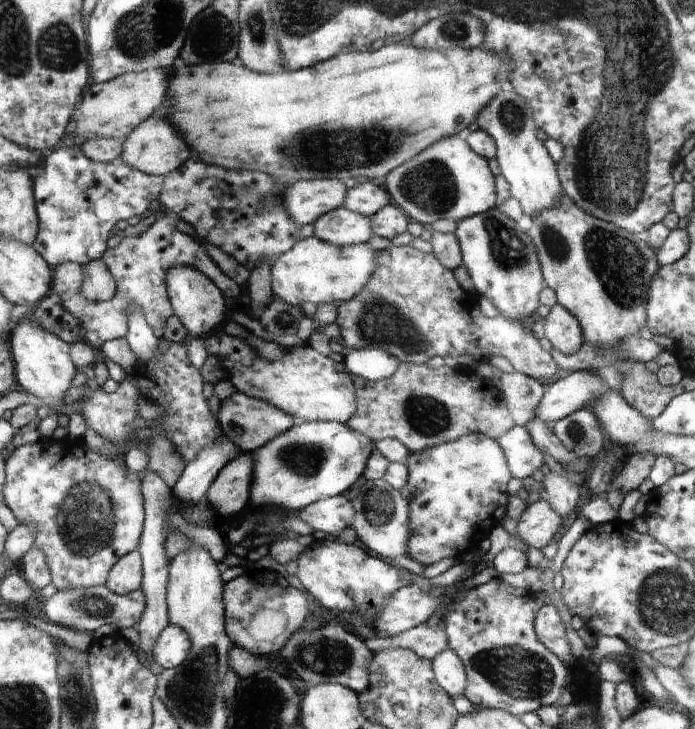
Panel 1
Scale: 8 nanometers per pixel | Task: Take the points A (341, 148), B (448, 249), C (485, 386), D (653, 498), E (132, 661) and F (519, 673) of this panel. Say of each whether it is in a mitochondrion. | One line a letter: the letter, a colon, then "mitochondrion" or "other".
A: mitochondrion
B: other
C: other
D: other
E: other
F: mitochondrion

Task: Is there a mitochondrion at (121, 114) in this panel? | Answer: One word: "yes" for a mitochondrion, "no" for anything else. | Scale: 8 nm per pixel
no

